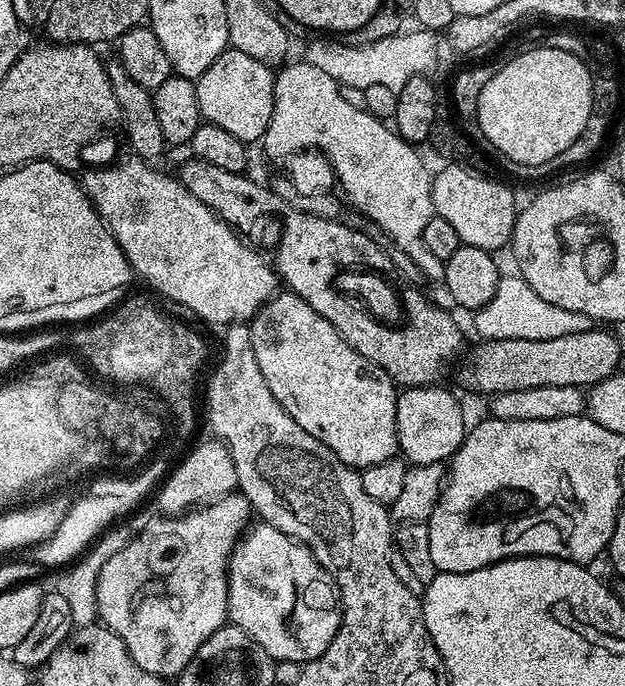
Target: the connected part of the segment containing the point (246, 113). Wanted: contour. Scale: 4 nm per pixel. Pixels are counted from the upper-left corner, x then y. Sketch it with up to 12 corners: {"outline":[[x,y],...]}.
{"outline":[[229,46],[194,83],[200,115],[245,142],[274,106],[271,67]]}

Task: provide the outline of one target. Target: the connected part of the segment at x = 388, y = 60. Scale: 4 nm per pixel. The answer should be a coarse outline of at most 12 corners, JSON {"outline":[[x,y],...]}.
{"outline":[[405,31],[369,44],[316,38],[307,63],[345,89],[431,73],[437,33]]}

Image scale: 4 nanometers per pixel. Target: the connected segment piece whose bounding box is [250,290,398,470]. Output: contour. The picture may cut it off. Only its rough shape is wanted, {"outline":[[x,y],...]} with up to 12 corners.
{"outline":[[302,298],[250,321],[270,394],[344,464],[397,455],[397,385]]}

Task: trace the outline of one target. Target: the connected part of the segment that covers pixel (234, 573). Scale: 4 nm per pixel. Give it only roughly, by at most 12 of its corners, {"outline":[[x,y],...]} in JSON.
{"outline":[[253,523],[228,559],[228,620],[303,666],[340,630],[305,544]]}

